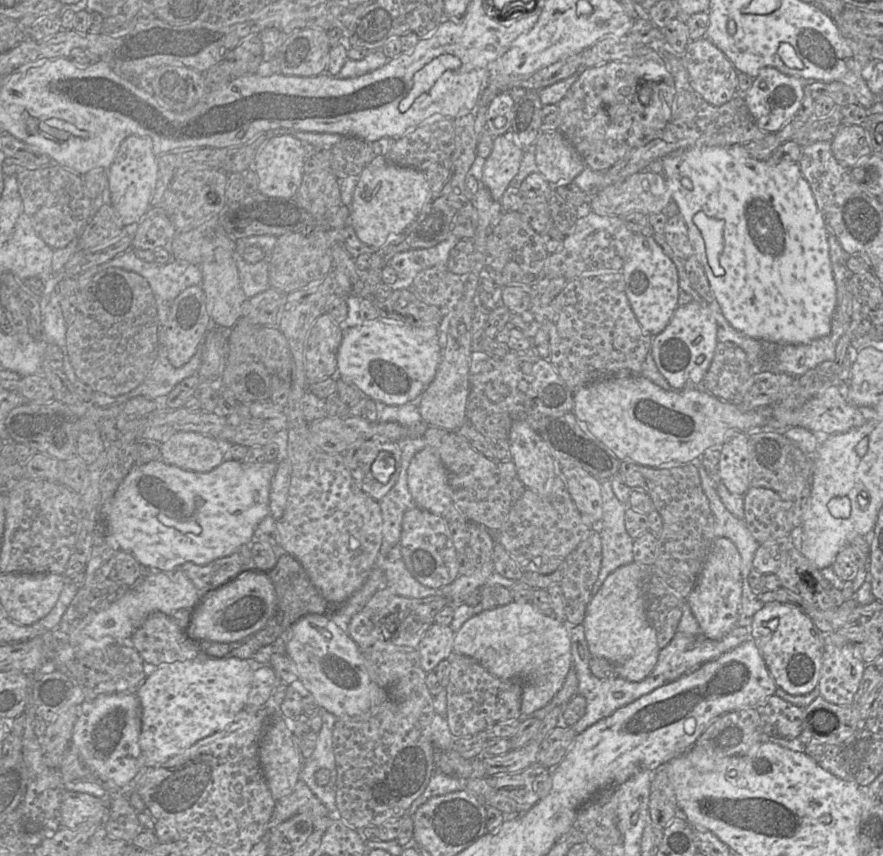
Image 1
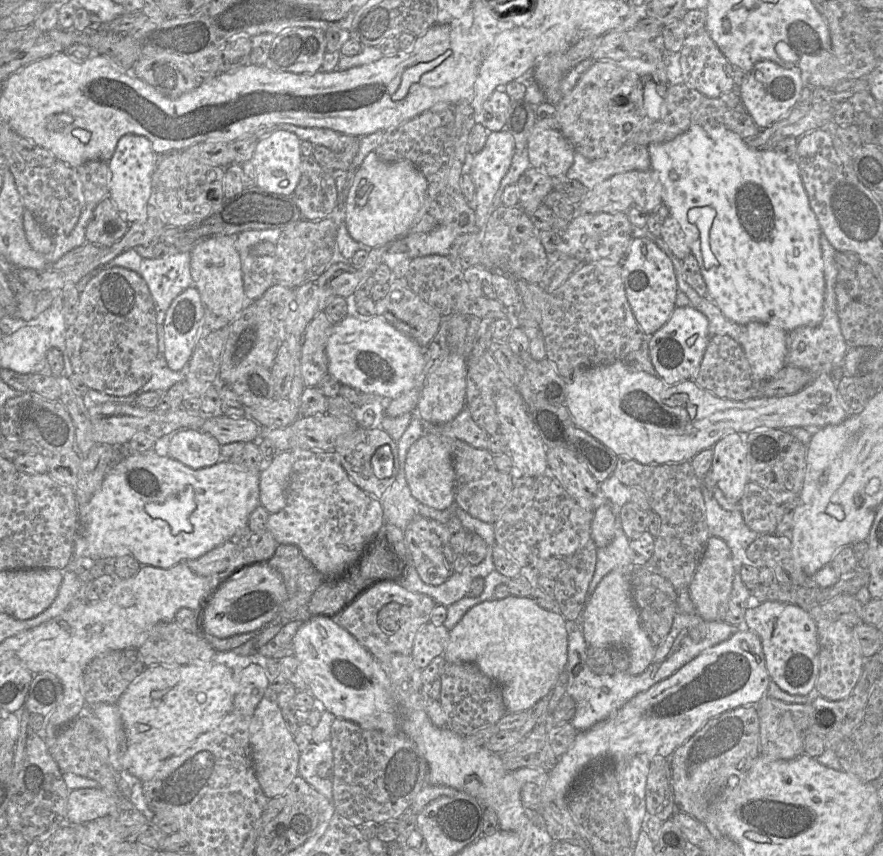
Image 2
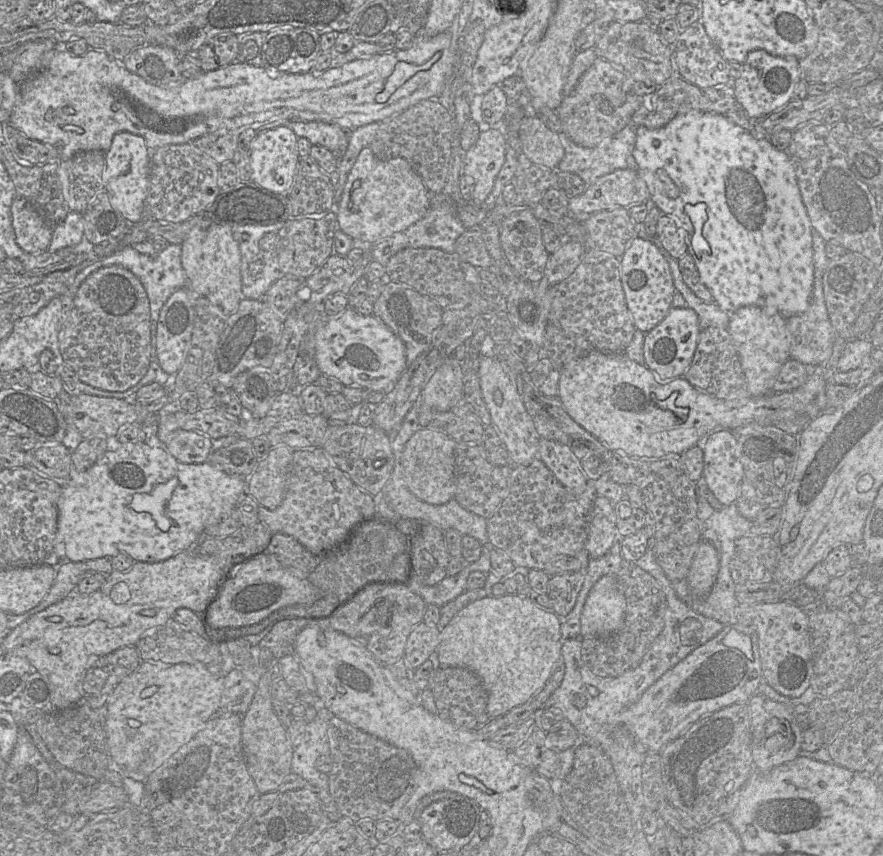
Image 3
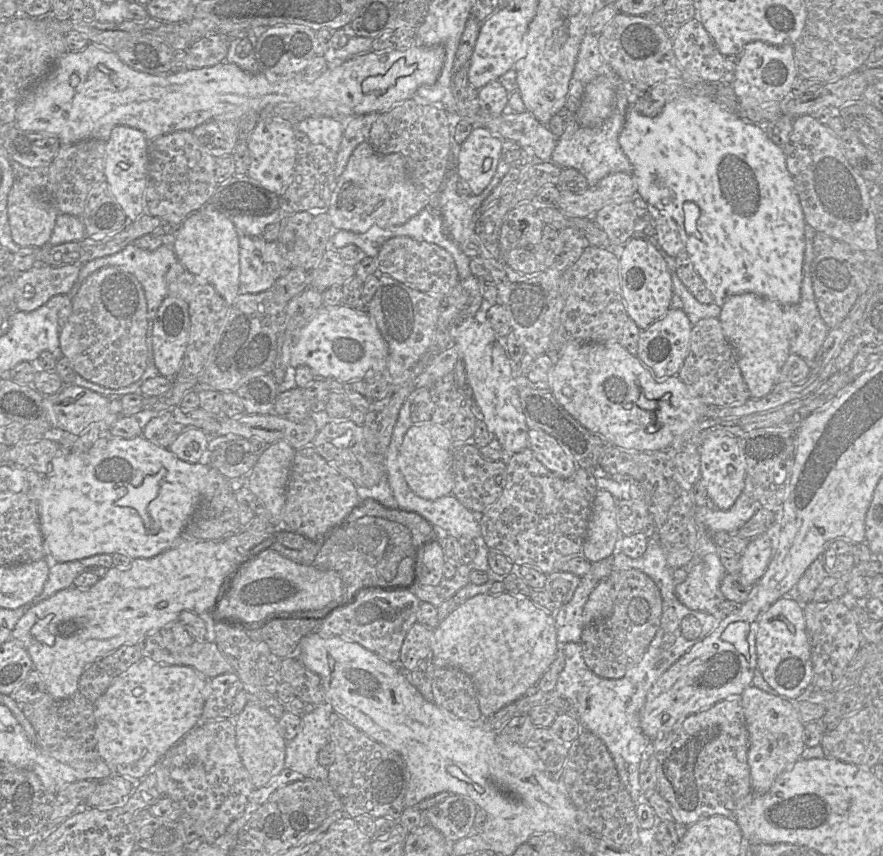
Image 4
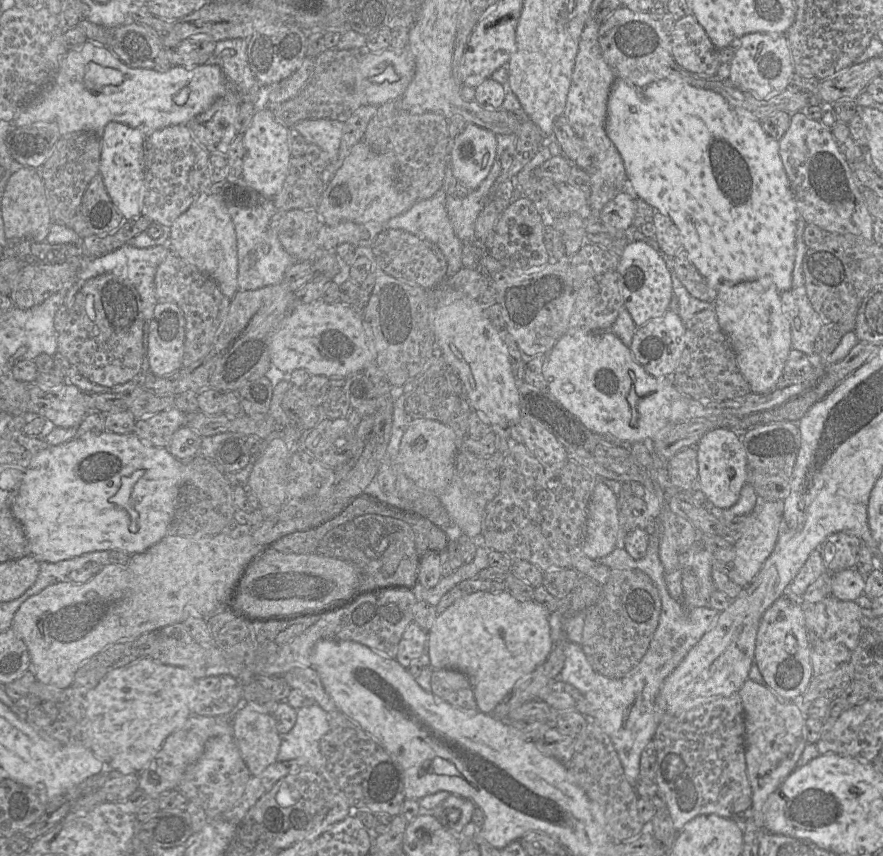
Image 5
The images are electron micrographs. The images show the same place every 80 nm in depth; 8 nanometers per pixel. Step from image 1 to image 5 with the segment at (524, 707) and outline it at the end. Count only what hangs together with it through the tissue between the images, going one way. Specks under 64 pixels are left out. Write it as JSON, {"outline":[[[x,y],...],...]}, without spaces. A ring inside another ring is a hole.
{"outline":[[[509,590],[468,594],[438,614],[428,631],[430,666],[464,673],[472,686],[477,709],[492,714],[515,684],[549,656],[553,647],[549,615],[541,604],[521,600]]]}

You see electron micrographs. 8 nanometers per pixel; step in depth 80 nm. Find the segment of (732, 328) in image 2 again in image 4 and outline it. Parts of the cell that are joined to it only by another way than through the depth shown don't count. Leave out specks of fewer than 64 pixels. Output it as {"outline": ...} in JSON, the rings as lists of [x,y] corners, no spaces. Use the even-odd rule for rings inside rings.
{"outline":[[[657,248],[666,262],[673,282],[673,290],[682,300],[683,311],[688,316],[692,325],[704,318],[719,318],[721,306],[718,303],[700,303],[678,278],[676,273],[675,258],[669,256],[662,248]]]}

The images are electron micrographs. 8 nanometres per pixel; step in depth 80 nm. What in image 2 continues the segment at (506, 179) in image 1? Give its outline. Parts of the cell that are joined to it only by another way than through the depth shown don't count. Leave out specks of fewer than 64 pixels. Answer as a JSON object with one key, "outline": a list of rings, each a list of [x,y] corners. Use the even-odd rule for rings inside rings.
{"outline":[[[501,130],[489,132],[483,149],[471,157],[469,175],[475,186],[476,232],[481,236],[481,243],[488,218],[495,209],[494,197],[510,168],[514,152],[512,135]]]}

